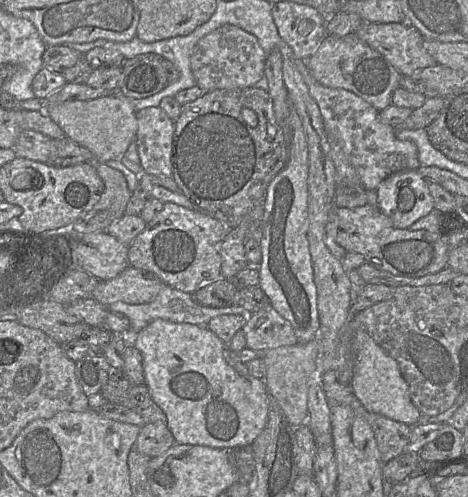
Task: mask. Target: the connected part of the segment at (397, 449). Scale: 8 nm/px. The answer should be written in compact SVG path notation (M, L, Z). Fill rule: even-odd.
M357 399L353 400L351 406L372 428L383 464L405 452L413 426L371 413Z

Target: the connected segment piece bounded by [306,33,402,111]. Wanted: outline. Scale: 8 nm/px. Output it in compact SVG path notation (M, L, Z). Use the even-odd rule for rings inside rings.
M356 33L338 37L327 35L315 53L306 60L311 75L322 85L351 91L380 111L391 105L392 93L400 86L401 74L377 51L359 39Z

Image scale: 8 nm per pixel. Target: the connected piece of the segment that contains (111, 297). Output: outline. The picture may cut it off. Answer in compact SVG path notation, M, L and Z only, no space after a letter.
M129 265L115 278L99 281L92 298L105 306L115 302L149 303L159 294L163 284L154 273Z

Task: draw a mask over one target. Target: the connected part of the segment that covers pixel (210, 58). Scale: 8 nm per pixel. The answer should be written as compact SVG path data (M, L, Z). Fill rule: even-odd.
M224 25L195 45L190 67L198 86L204 93L218 89L254 87L264 76L267 55L257 38L235 25Z

